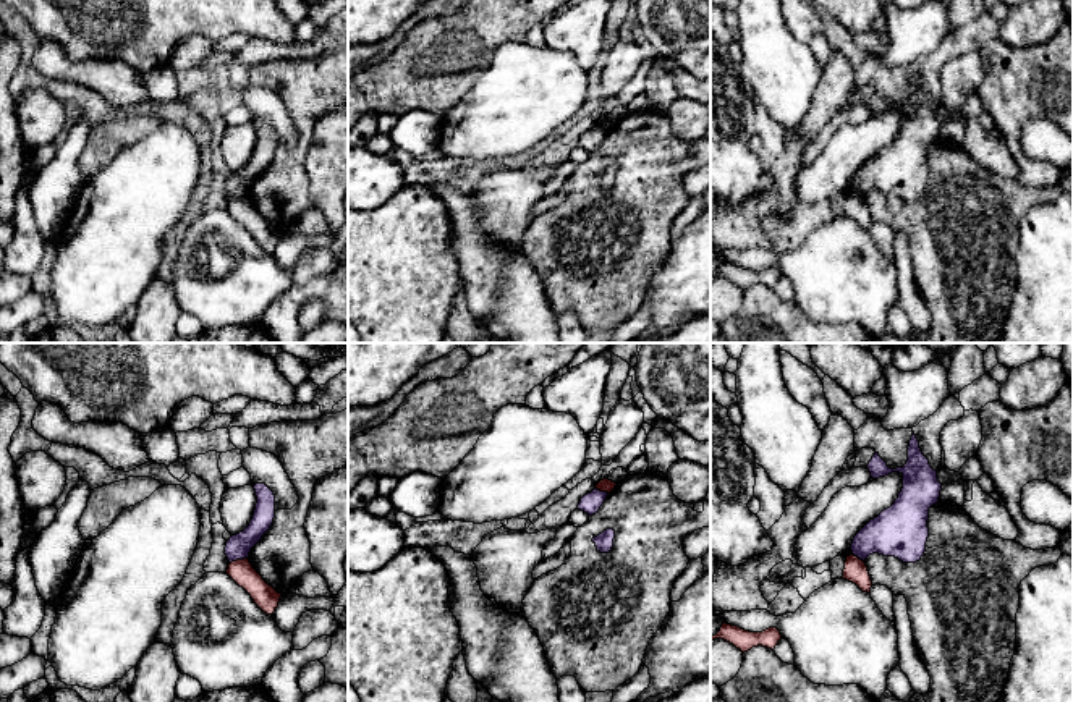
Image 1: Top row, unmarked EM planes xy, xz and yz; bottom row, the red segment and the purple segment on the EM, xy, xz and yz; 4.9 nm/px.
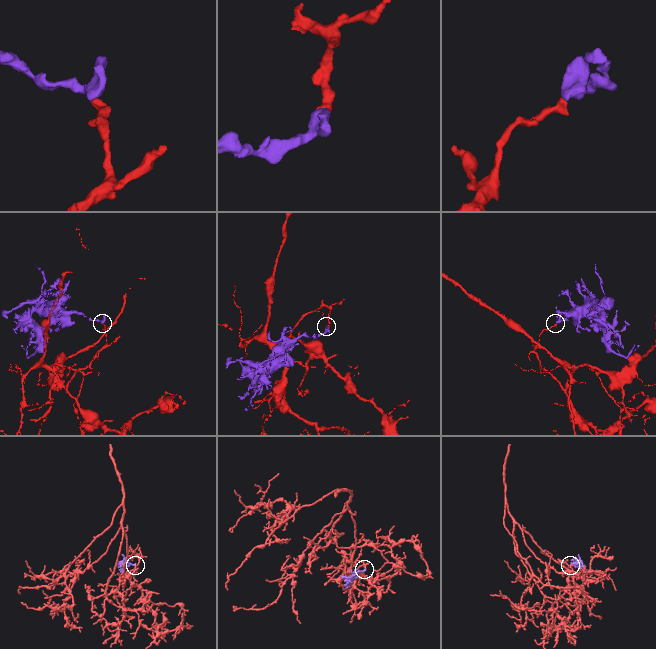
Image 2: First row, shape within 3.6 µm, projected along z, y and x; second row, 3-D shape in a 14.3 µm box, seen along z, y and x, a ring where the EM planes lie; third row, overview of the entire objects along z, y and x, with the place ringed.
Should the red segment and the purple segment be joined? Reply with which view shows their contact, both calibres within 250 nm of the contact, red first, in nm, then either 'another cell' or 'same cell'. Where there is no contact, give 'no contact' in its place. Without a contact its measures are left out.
contact in xy; calibres 120 and 120 nm; another cell

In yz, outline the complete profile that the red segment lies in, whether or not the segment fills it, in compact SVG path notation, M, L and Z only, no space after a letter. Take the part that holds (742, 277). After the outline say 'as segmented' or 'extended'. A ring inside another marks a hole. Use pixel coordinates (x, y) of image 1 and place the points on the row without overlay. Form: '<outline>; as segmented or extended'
M723 260L720 269L715 273L710 273L710 278L714 277L723 277L744 291L757 283L774 288L778 278L782 277L782 272L777 265L769 265L762 270L749 270L738 264Z; as segmented

